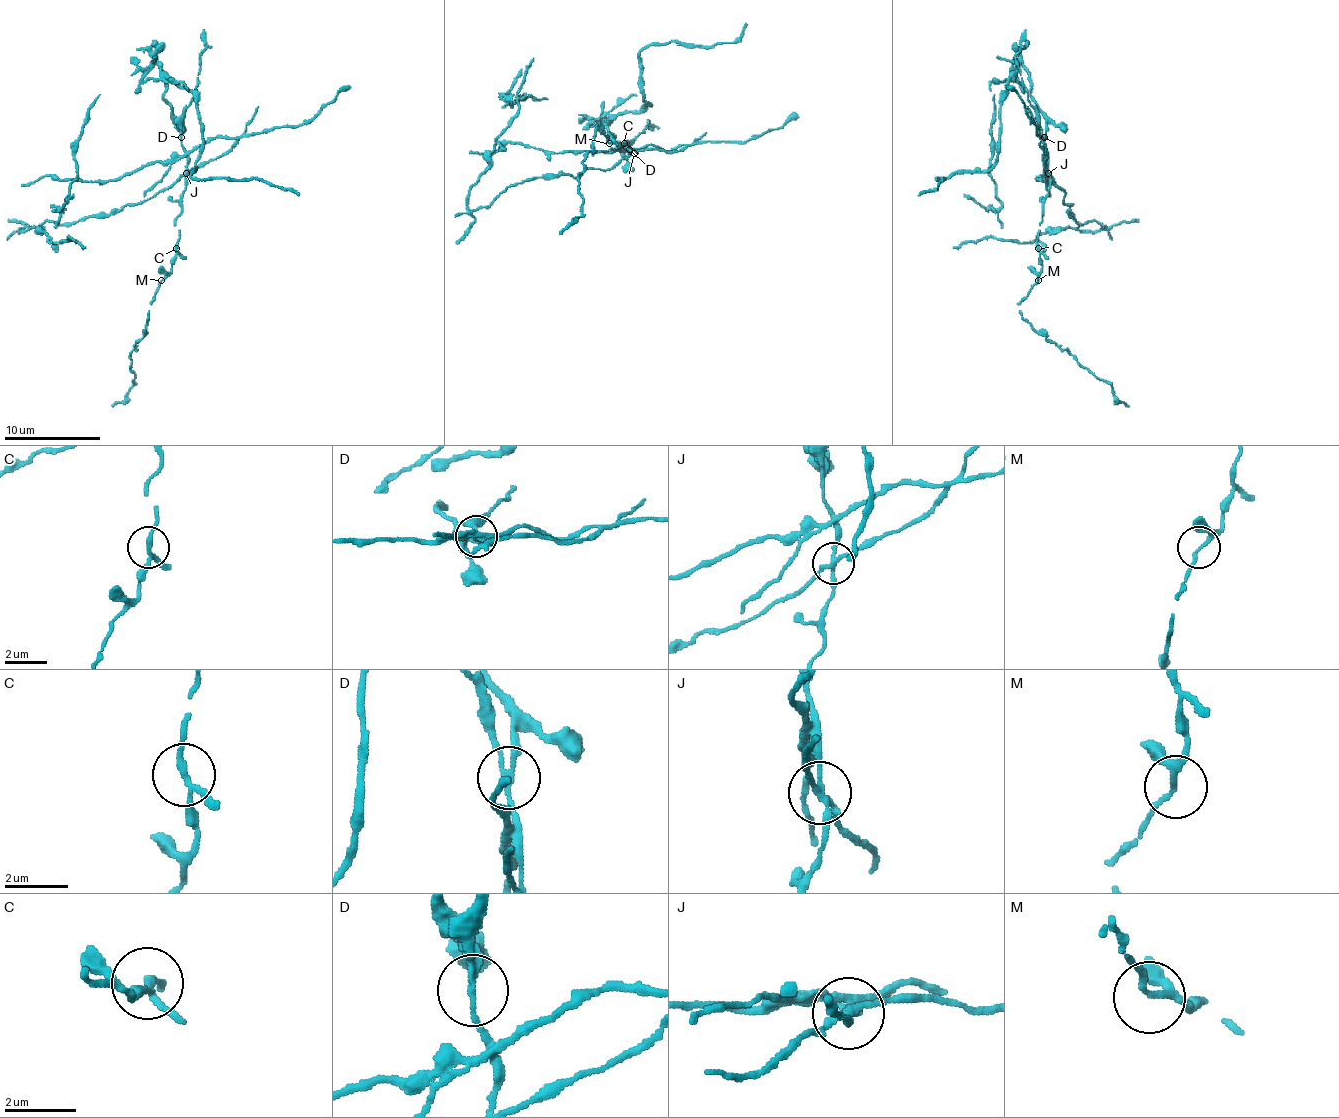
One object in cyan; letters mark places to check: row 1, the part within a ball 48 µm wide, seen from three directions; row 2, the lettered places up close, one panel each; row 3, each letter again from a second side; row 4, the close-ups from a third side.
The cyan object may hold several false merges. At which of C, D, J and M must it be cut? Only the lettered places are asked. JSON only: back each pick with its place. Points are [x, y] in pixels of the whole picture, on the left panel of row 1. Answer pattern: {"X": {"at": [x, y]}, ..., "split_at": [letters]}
{"D": {"at": [181, 137]}, "J": {"at": [186, 173]}, "split_at": ["D", "J"]}

